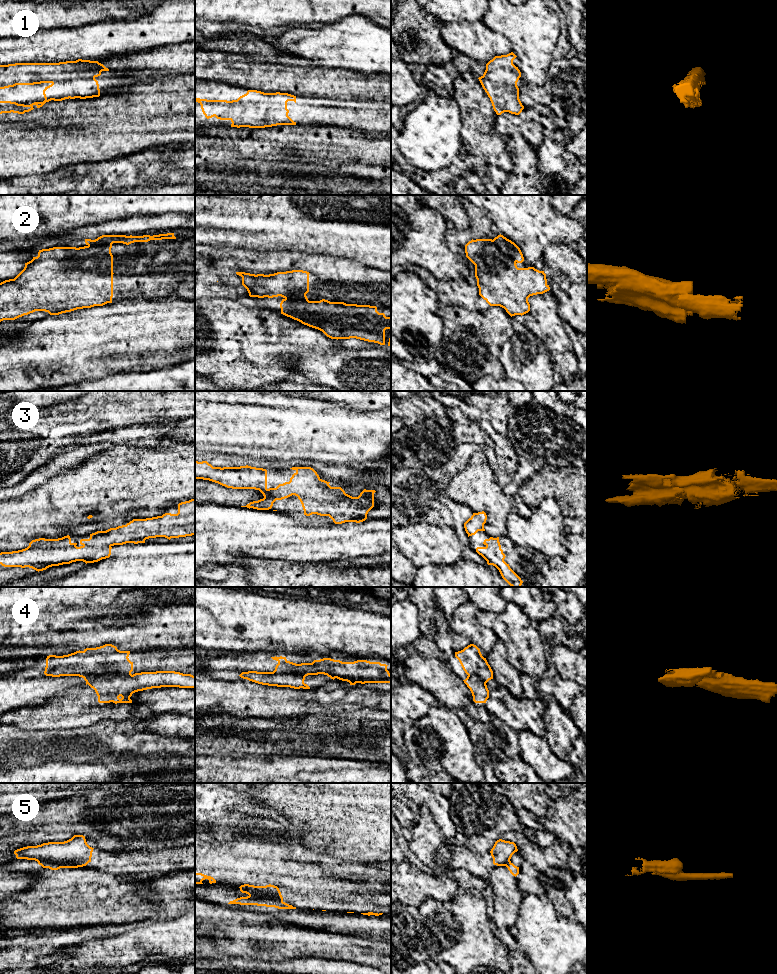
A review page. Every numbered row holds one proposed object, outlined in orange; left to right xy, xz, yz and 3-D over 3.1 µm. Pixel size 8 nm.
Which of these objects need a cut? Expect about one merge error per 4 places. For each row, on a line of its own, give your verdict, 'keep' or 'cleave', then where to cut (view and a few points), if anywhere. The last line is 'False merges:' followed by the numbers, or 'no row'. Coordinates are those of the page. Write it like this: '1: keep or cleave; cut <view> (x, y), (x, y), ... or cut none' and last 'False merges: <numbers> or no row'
1: keep; cut none
2: keep; cut none
3: keep; cut none
4: cleave; cut xy (131, 674), (113, 673), (110, 675), (98, 675), (88, 684)
5: cleave; cut xy (37, 861), (74, 862), (82, 866)
False merges: 4, 5

